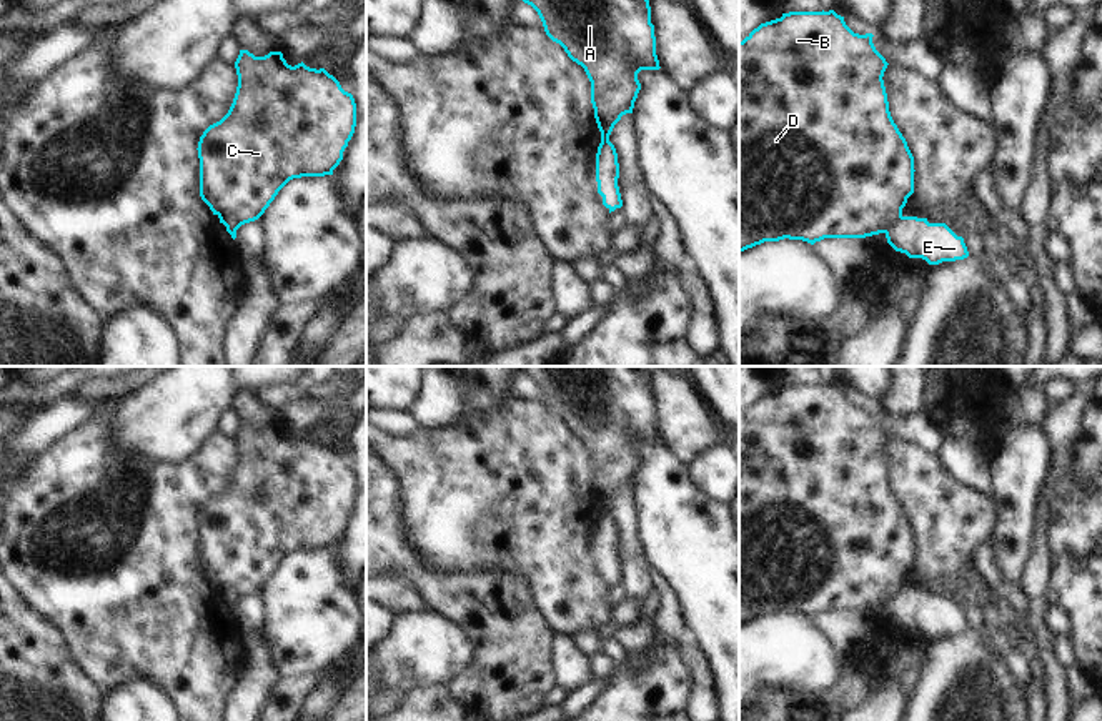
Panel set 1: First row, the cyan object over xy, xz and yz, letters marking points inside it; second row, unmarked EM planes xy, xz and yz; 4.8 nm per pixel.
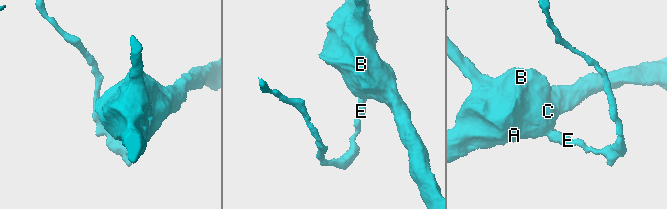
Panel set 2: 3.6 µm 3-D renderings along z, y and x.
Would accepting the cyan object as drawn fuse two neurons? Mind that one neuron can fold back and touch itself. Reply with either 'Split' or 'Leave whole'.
Split.

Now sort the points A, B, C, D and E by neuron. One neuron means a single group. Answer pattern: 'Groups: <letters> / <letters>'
Groups: A B C D / E.

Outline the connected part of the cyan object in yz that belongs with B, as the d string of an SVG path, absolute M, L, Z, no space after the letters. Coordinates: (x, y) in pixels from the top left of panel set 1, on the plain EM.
M789 385L761 396L739 415L739 624L764 614L784 611L811 618L824 611L866 611L886 606L902 589L907 571L914 566L914 530L894 496L884 460L886 431L876 423L872 406L854 406L844 390L829 385Z

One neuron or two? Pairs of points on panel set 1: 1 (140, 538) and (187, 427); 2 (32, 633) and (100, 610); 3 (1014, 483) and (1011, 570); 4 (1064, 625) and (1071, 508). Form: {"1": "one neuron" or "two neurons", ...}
{"1": "two neurons", "2": "two neurons", "3": "one neuron", "4": "two neurons"}

